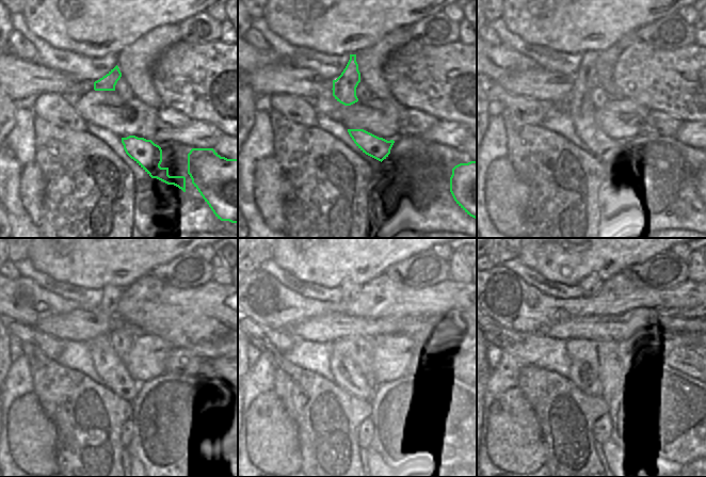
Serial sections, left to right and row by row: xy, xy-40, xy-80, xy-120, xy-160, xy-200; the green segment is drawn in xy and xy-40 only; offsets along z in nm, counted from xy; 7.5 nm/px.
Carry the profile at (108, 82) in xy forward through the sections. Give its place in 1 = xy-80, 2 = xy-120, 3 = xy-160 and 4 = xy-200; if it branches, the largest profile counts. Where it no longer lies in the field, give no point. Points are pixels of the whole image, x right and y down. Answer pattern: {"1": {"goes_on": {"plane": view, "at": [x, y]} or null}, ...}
{"1": {"goes_on": {"plane": "xy-80", "at": [578, 105]}}, "2": {"goes_on": {"plane": "xy-120", "at": [109, 366]}}, "3": {"goes_on": {"plane": "xy-160", "at": [346, 374]}}, "4": {"goes_on": {"plane": "xy-200", "at": [581, 375]}}}

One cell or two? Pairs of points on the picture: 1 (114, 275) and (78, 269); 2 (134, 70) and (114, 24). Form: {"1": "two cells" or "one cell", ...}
{"1": "one cell", "2": "two cells"}

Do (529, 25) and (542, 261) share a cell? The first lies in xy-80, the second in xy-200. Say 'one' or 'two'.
one

